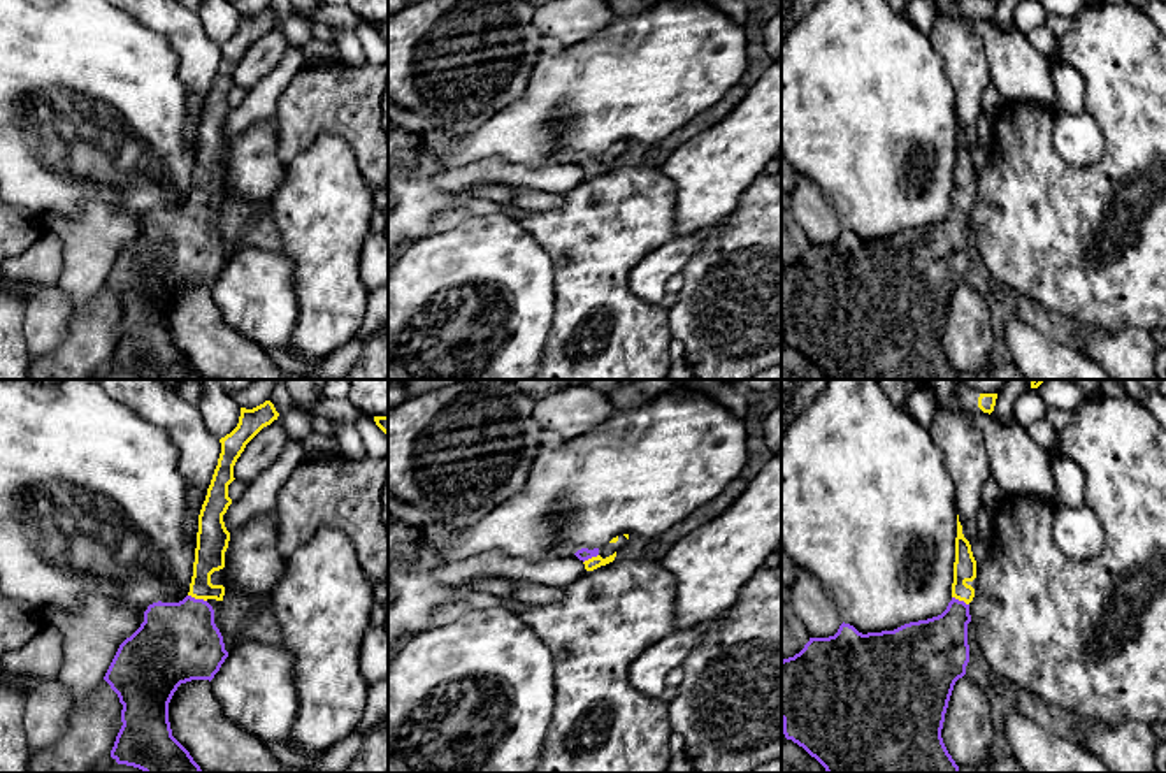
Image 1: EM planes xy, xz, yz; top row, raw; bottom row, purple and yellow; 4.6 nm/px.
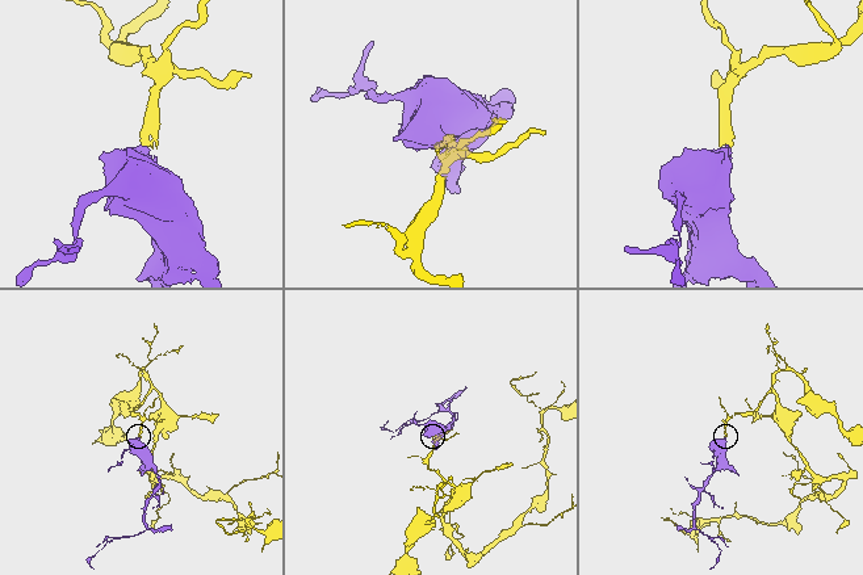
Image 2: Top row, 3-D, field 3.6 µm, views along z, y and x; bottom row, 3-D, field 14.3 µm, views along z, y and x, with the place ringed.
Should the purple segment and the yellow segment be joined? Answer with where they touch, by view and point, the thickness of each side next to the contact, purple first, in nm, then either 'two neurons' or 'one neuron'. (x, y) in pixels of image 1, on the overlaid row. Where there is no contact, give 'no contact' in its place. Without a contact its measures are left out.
meets purple in xy at (197, 599); 360 nm thick on the purple side, 140 nm on the other; one neuron

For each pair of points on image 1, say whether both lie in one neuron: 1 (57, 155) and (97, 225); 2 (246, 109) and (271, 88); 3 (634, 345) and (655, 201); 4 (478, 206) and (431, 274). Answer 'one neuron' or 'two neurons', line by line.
1: two neurons
2: one neuron
3: one neuron
4: two neurons

